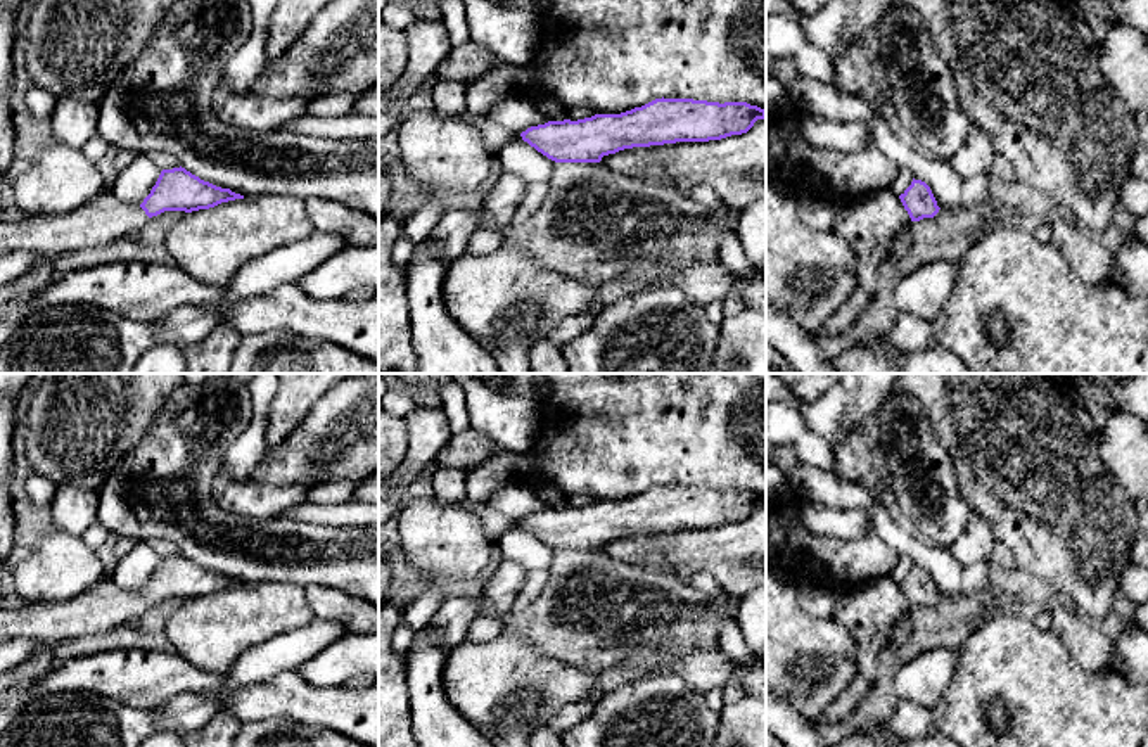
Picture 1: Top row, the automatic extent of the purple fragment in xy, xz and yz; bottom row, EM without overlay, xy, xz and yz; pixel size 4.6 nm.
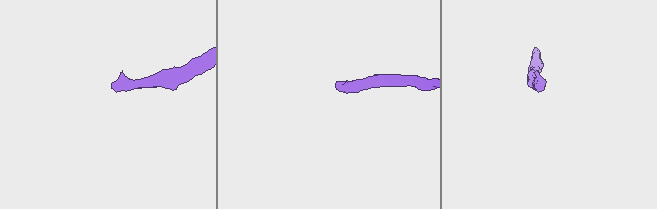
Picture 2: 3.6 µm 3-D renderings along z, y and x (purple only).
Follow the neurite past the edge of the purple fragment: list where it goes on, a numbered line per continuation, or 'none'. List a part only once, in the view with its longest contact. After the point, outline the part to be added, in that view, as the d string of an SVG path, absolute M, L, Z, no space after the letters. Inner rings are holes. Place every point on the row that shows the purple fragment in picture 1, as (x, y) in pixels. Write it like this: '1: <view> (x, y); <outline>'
1: xy (104, 218); M102 192L66 214L24 216L0 221L0 254L29 251L47 259L112 242L149 221L140 206Z

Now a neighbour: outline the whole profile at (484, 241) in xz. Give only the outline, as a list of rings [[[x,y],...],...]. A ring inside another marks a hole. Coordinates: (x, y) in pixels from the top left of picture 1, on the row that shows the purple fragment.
[[[505,227],[479,228],[467,244],[470,254],[488,254],[500,249],[505,242]]]

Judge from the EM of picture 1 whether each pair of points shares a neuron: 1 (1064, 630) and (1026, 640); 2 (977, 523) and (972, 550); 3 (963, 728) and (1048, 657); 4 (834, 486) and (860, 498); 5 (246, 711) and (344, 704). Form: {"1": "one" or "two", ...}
{"1": "two", "2": "one", "3": "one", "4": "one", "5": "one"}

